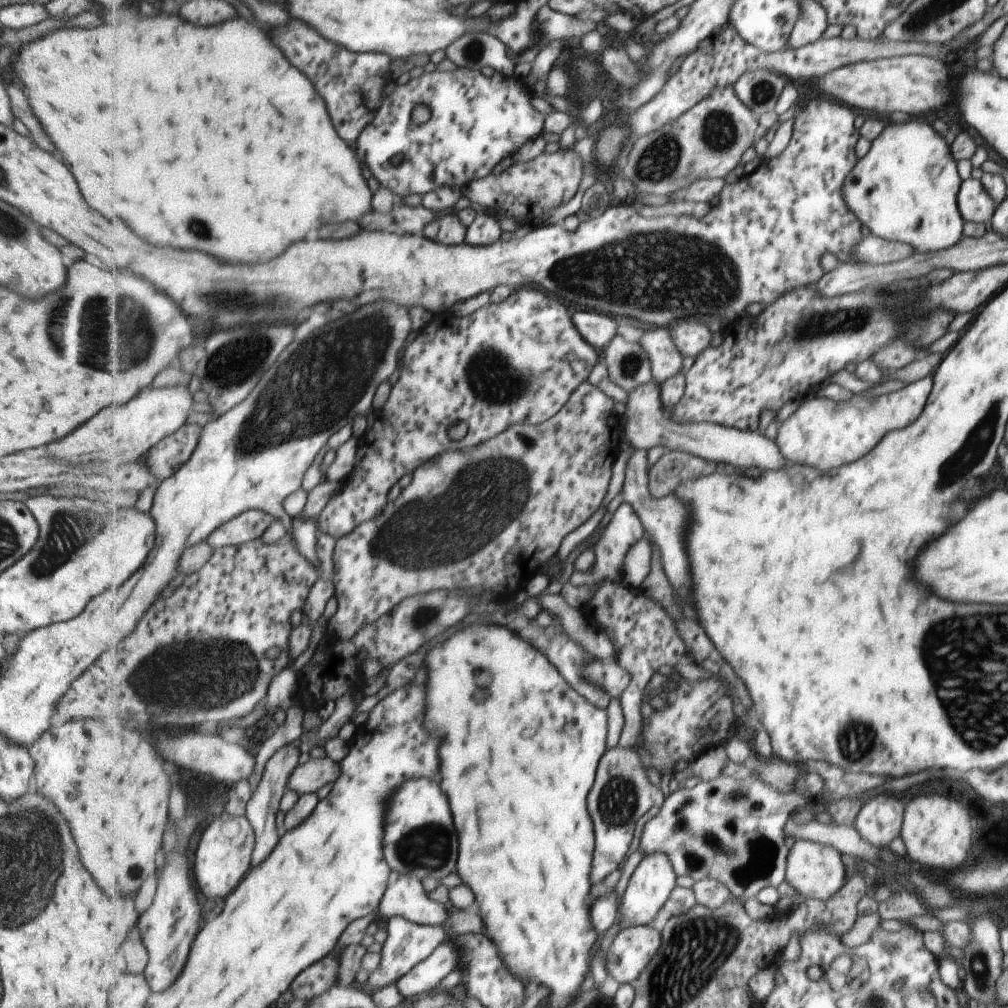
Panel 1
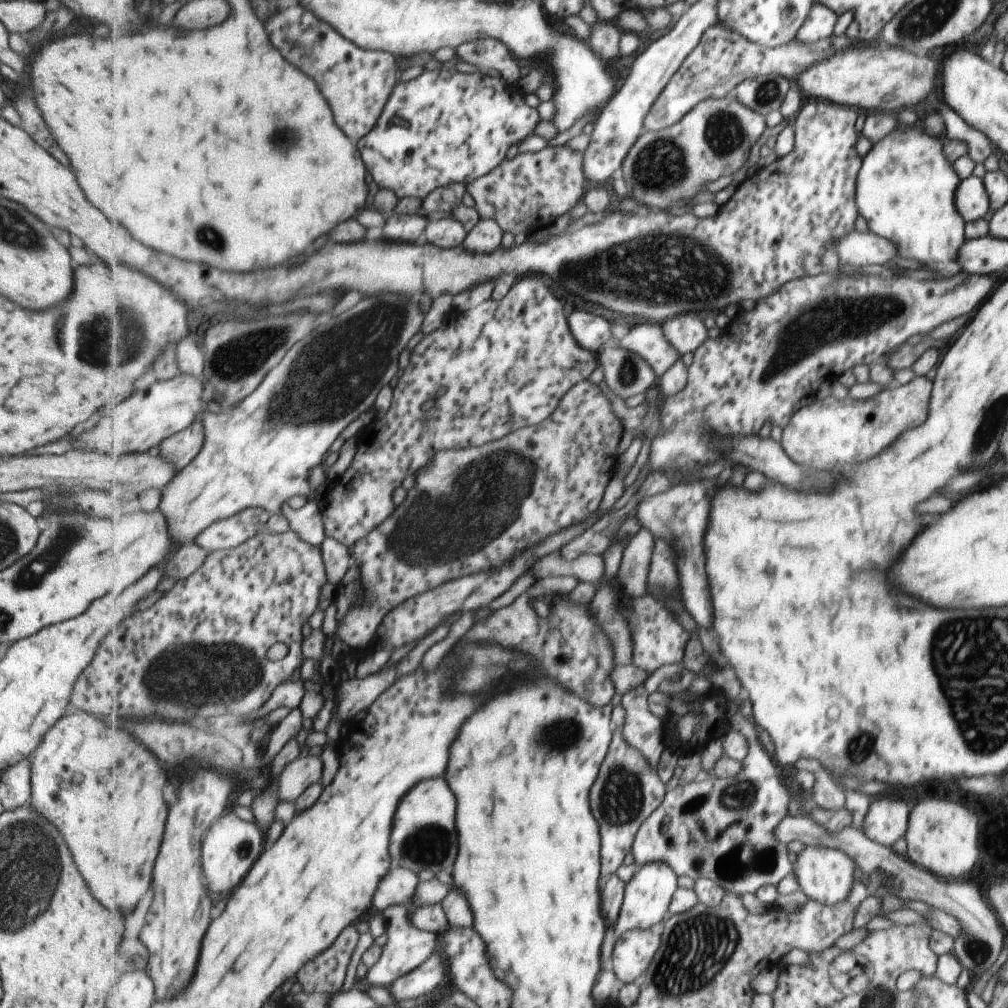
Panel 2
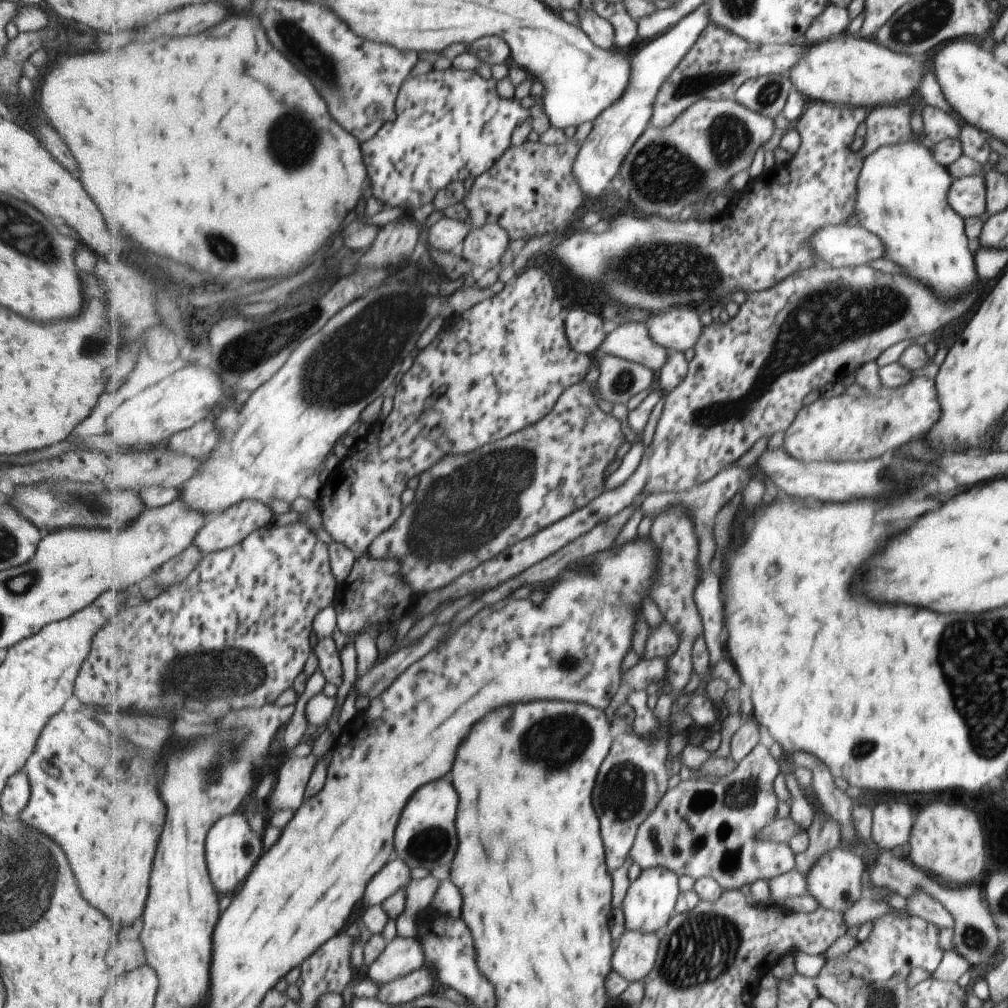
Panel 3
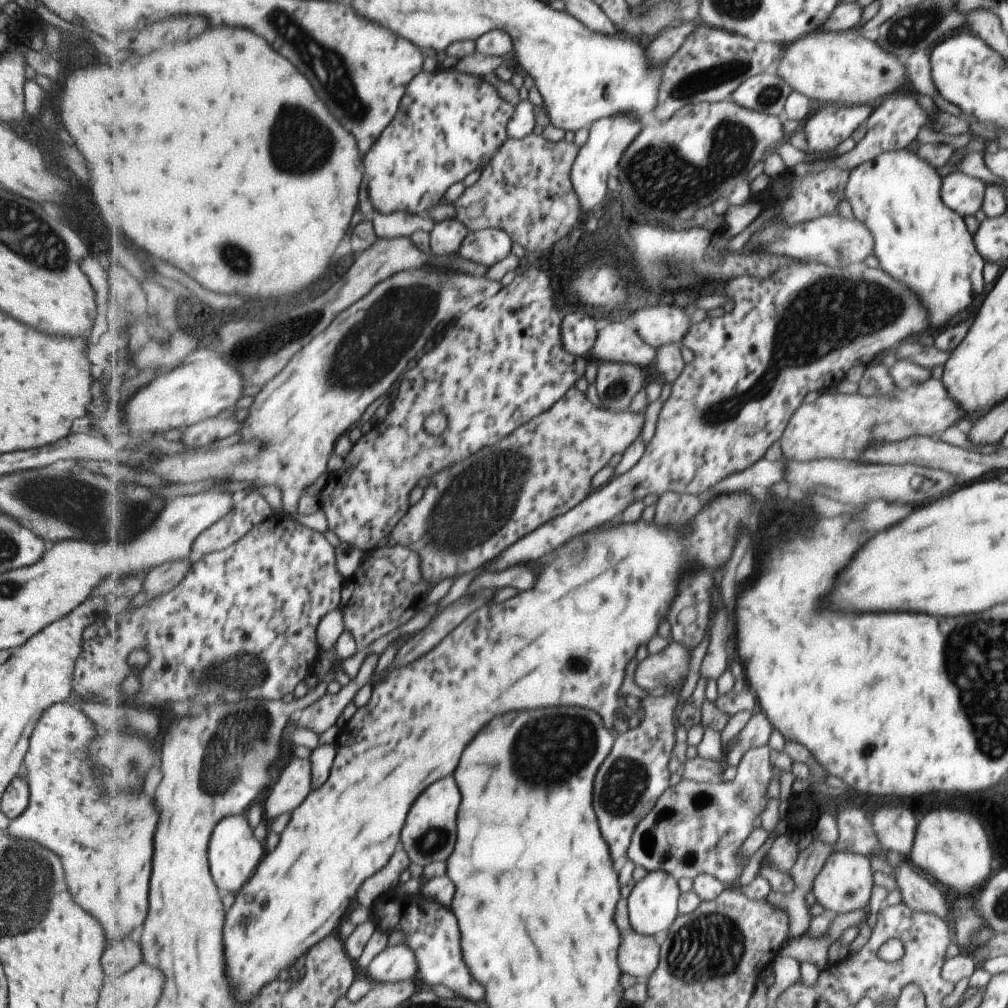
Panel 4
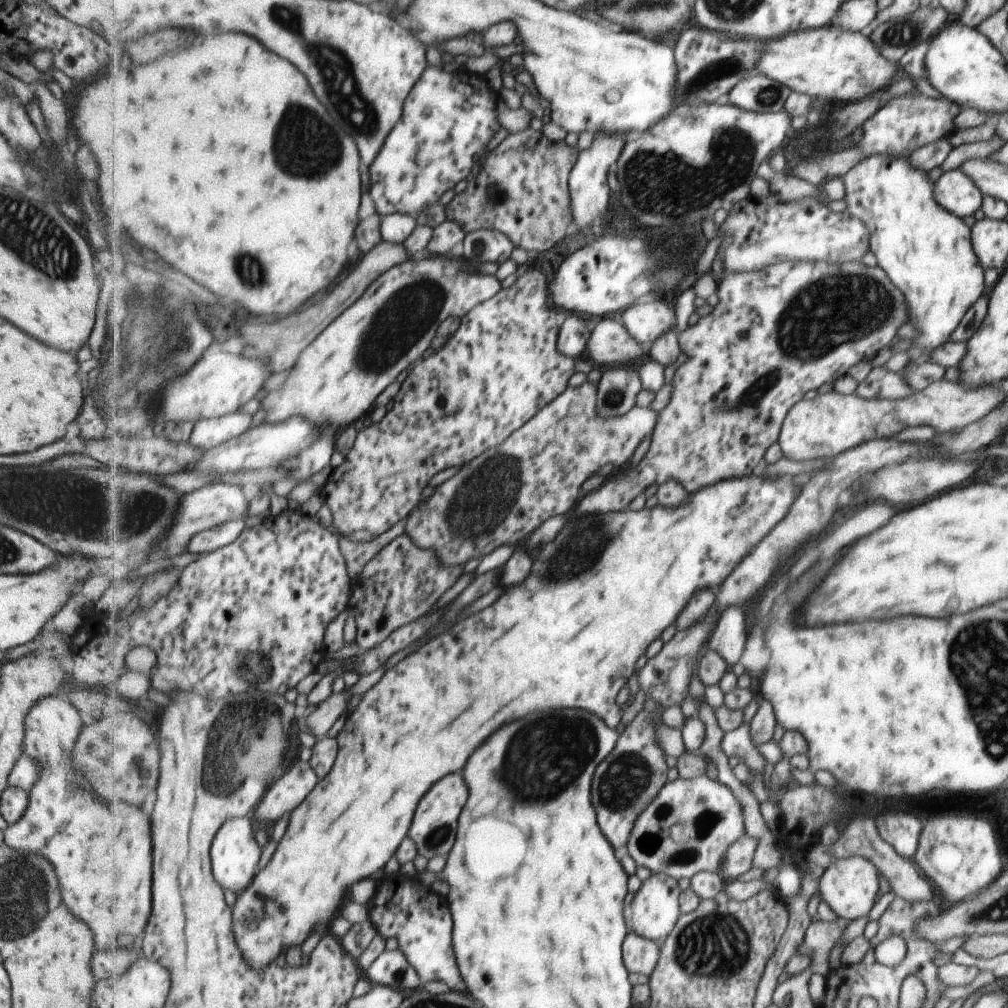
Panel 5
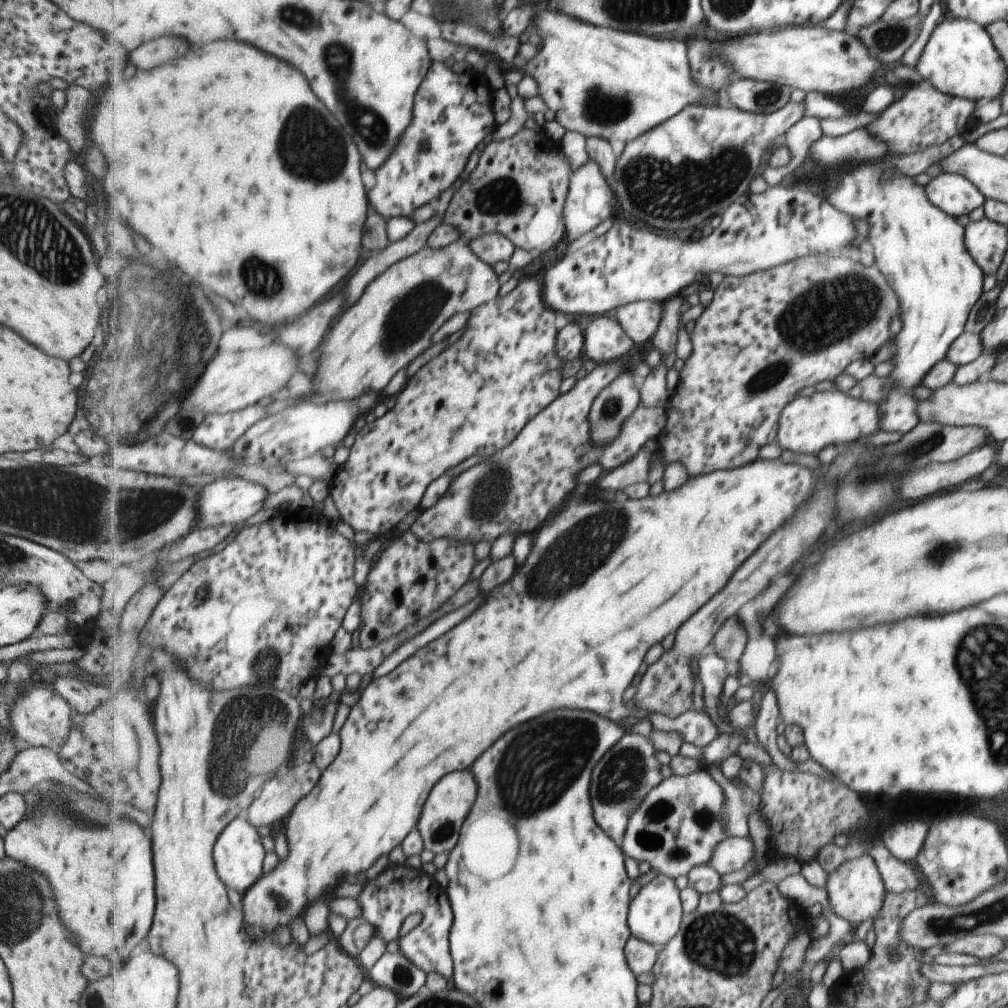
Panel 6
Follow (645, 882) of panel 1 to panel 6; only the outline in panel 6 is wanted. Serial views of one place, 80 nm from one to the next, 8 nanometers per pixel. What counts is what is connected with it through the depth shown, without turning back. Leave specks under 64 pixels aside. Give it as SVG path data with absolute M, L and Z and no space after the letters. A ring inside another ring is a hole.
M659 874L653 882L635 890L628 914L628 925L632 936L650 942L662 949L680 932L681 923L685 916L681 898L682 890L677 888L674 878Z

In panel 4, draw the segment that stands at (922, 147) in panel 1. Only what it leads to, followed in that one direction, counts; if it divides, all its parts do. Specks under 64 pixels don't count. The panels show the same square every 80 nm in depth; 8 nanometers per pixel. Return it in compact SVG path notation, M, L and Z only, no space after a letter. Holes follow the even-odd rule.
M907 149L884 151L877 157L862 162L850 170L844 186L844 198L849 203L853 216L872 233L872 254L877 258L879 268L909 286L919 296L925 310L929 310L929 327L934 328L943 326L943 322L965 310L973 302L971 292L983 288L982 256L975 252L975 240L971 240L961 216L945 206L940 197L941 188L943 178L937 175L936 168L919 158L916 152Z

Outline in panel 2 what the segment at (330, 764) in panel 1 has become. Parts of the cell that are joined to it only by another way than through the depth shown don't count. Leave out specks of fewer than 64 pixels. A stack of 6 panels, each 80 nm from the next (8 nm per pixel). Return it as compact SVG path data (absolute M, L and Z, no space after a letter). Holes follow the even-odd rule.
M307 755L286 766L280 778L280 802L294 802L311 786L323 778L323 758Z

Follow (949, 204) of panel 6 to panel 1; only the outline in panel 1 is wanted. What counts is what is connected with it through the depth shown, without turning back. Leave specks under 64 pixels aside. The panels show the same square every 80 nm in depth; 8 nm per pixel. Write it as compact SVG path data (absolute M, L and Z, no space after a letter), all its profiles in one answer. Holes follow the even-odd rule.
M969 177L962 182L960 192L957 194L957 206L965 222L987 224L990 222L995 204L985 192L980 179Z

